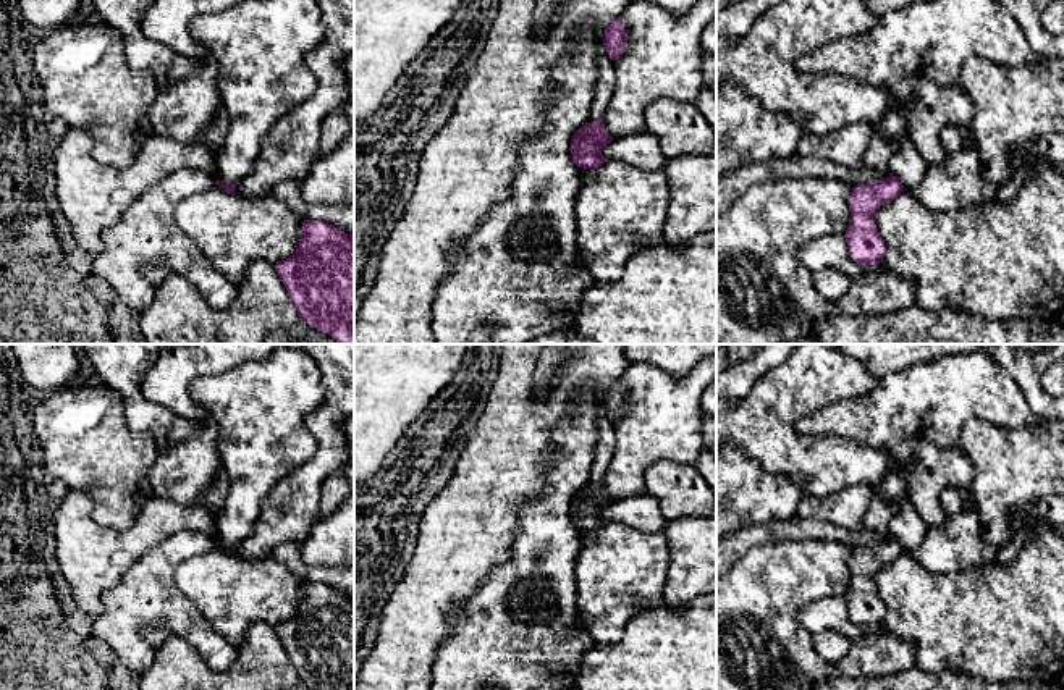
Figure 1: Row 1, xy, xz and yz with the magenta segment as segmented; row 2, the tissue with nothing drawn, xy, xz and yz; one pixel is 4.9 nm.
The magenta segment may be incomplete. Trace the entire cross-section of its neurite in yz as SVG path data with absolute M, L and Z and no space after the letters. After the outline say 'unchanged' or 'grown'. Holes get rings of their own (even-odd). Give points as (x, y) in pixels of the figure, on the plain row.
M896 538L876 541L870 546L857 546L849 557L849 587L846 604L849 617L860 627L876 627L883 624L886 608L875 587L876 572L891 564L904 553Z; unchanged

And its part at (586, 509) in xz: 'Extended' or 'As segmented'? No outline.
As segmented

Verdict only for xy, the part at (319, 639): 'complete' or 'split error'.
complete

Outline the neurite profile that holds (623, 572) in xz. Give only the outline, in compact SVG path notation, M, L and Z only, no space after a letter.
M605 522L590 545L581 545L574 566L577 609L597 646L621 640L627 622L665 596L671 553L665 532L644 532L621 522Z

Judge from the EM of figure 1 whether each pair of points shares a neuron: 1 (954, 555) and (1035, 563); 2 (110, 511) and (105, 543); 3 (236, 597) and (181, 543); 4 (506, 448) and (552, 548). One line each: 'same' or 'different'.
1: different
2: different
3: different
4: different

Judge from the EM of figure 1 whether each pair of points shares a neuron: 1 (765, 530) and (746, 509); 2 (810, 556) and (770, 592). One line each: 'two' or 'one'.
1: two
2: one

